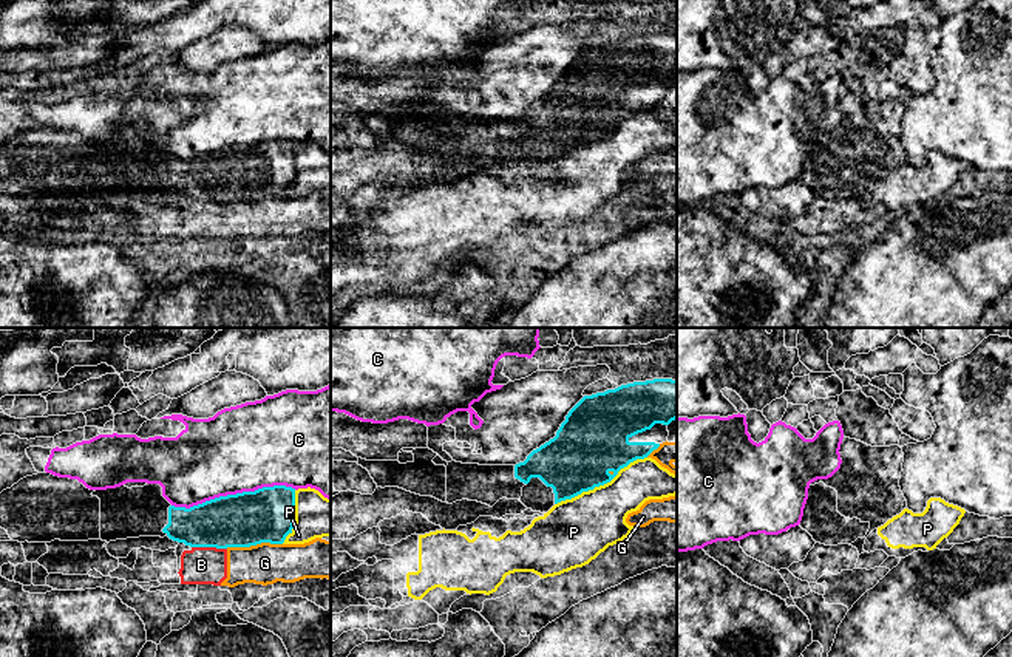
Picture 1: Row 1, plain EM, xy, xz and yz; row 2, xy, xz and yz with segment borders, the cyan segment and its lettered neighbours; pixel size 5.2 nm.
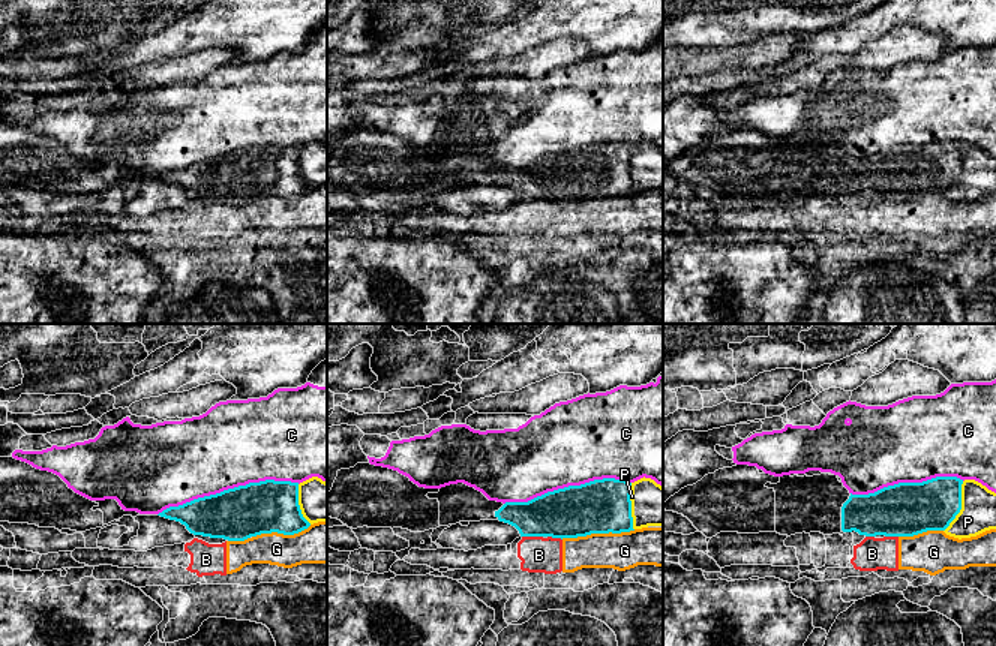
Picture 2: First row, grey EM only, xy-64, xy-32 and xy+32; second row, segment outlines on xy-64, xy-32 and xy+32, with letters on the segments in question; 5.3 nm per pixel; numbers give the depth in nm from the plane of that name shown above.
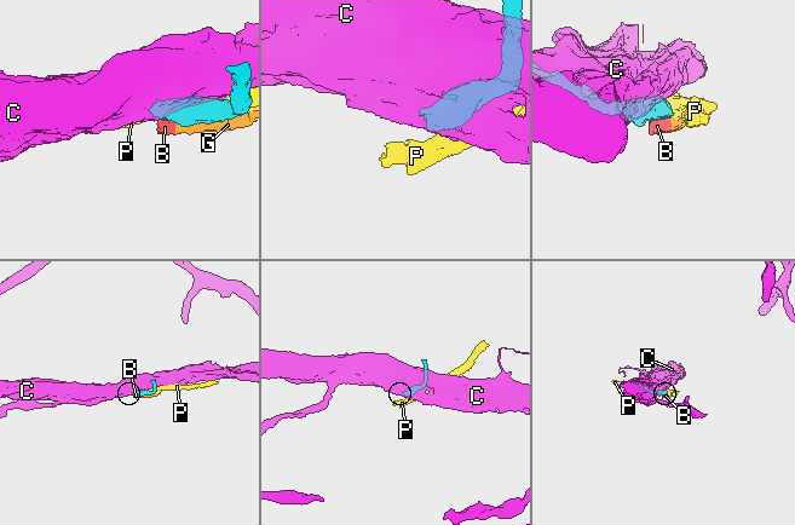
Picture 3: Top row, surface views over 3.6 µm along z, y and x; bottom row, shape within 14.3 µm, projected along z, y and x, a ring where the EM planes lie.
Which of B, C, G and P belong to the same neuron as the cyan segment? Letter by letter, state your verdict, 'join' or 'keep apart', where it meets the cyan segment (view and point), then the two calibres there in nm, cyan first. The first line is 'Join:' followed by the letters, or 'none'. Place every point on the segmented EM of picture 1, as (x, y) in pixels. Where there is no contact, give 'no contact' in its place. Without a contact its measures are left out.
Join: none
B: keep apart | xy (209, 546) | 280/190 nm
C: keep apart | xy (234, 495) | 280/440 nm
G: keep apart | xy (254, 544) | 280/220 nm
P: keep apart | xz (600, 484) | 360/320 nm

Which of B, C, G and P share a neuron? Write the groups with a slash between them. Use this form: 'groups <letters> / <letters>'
groups B G / C / P

